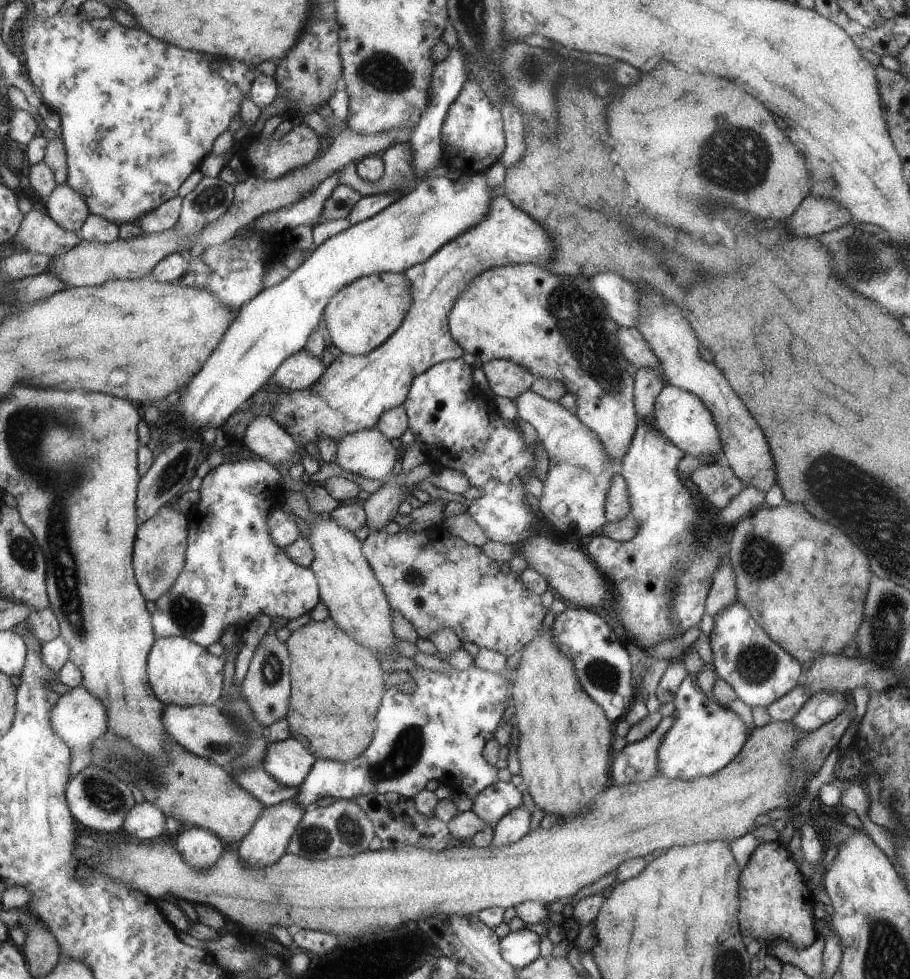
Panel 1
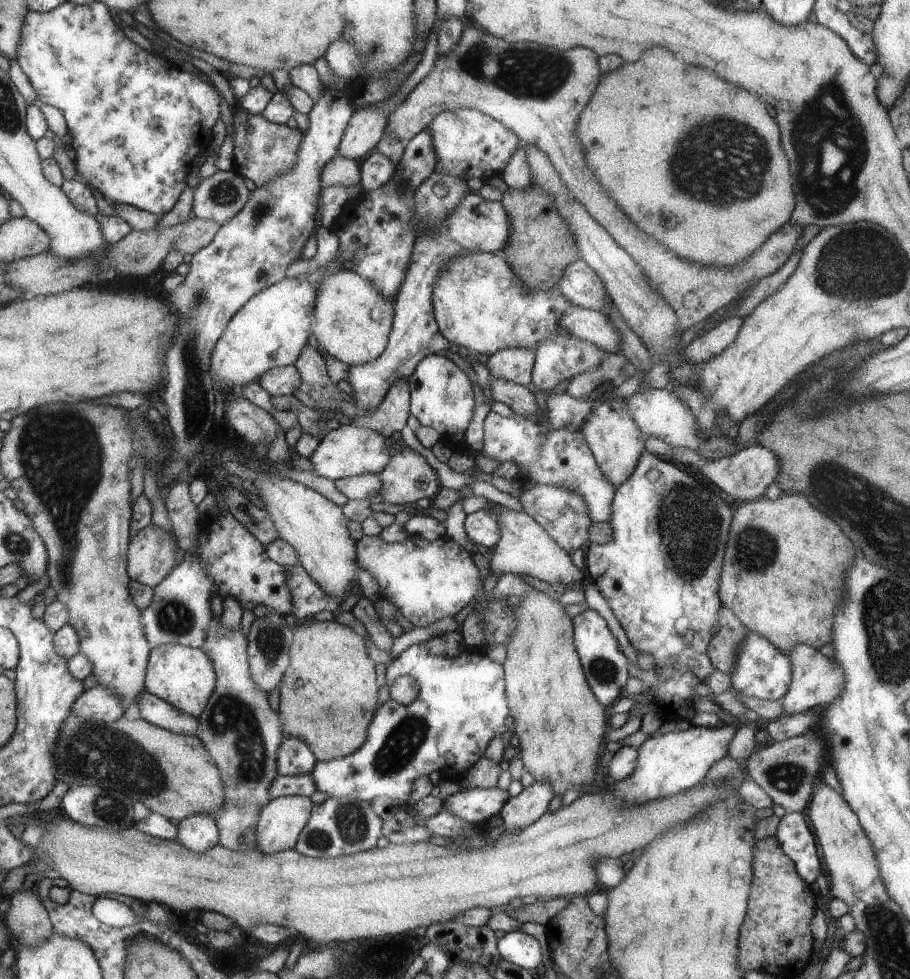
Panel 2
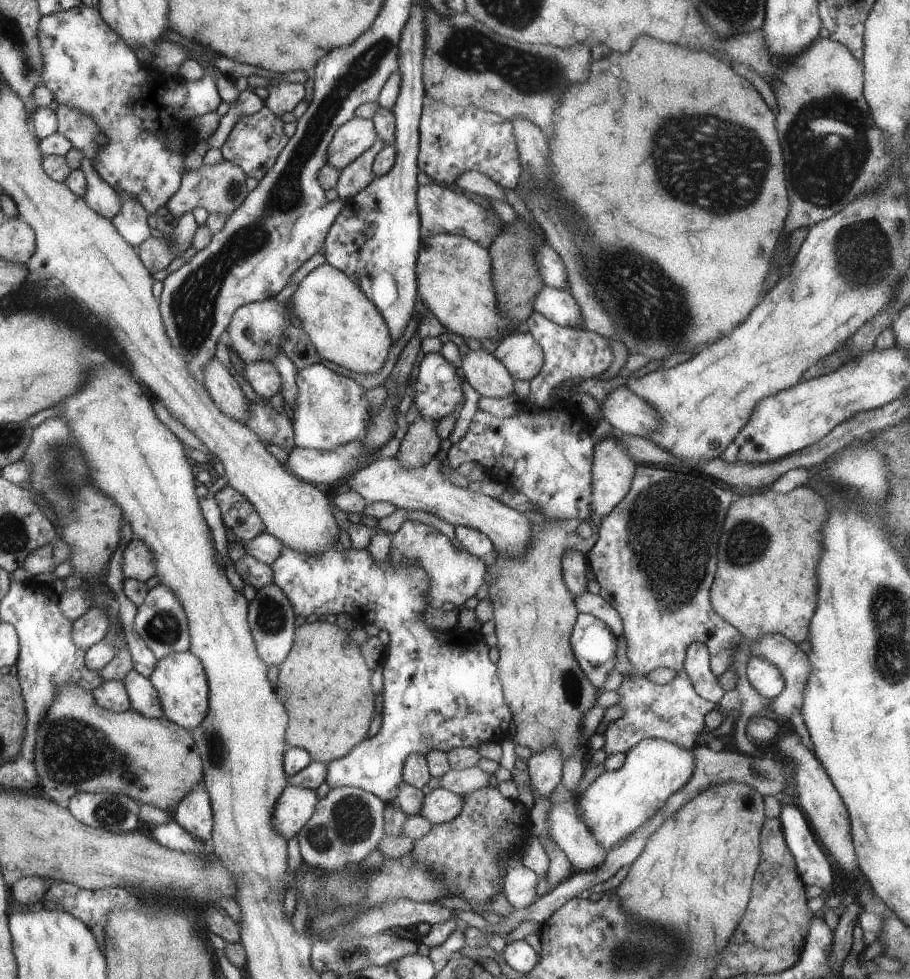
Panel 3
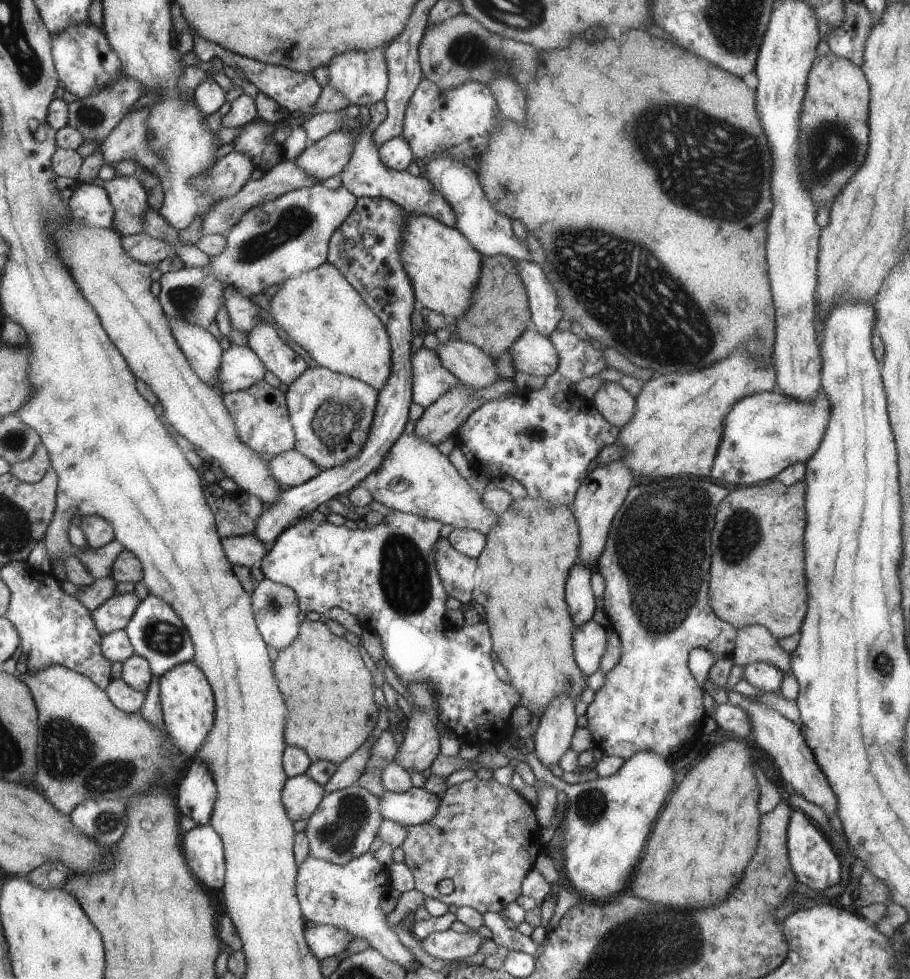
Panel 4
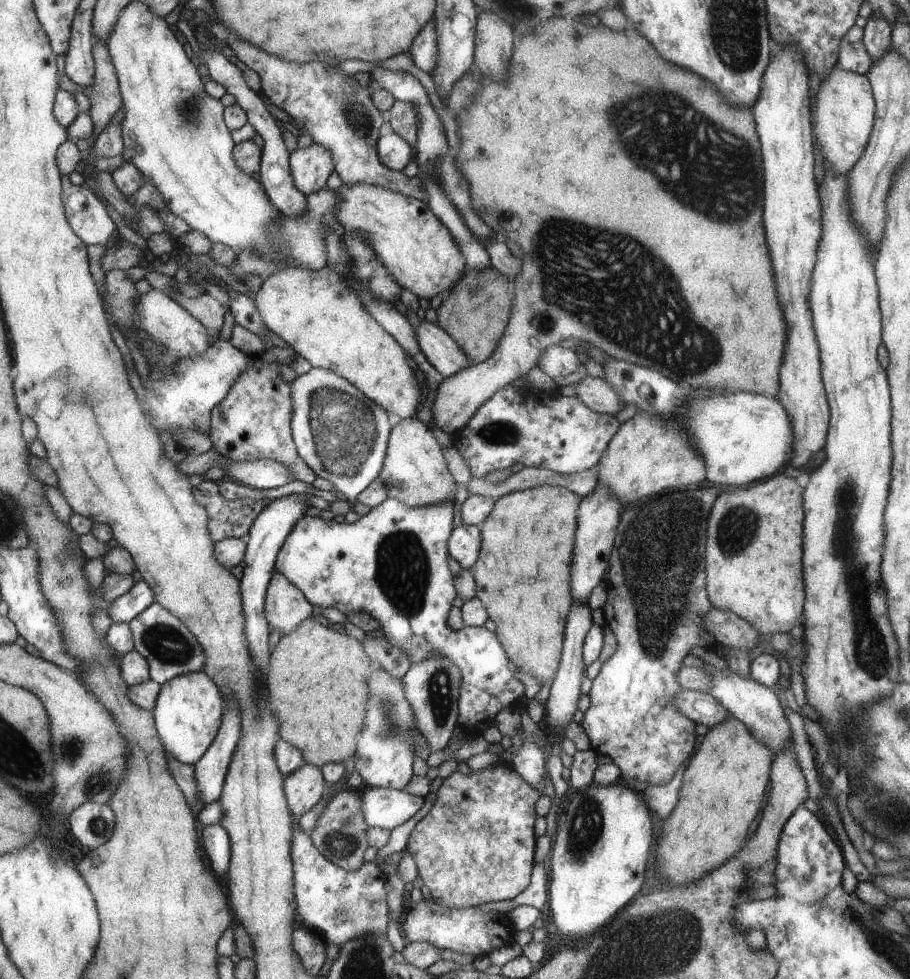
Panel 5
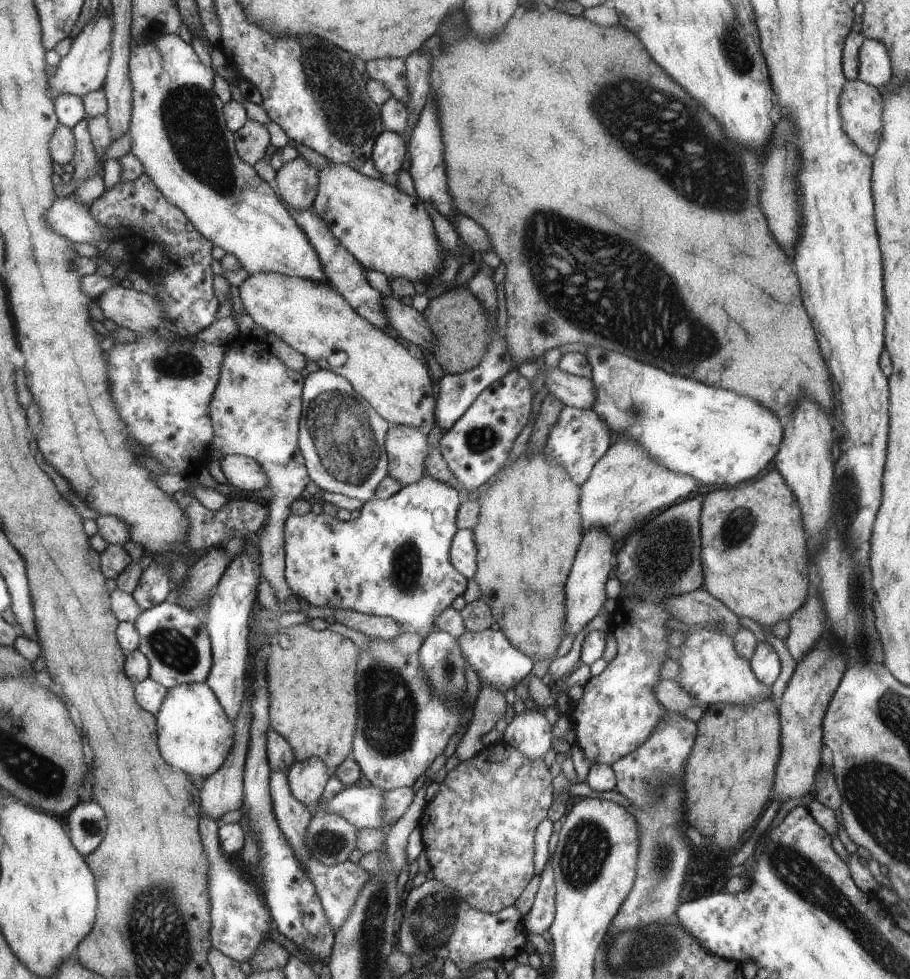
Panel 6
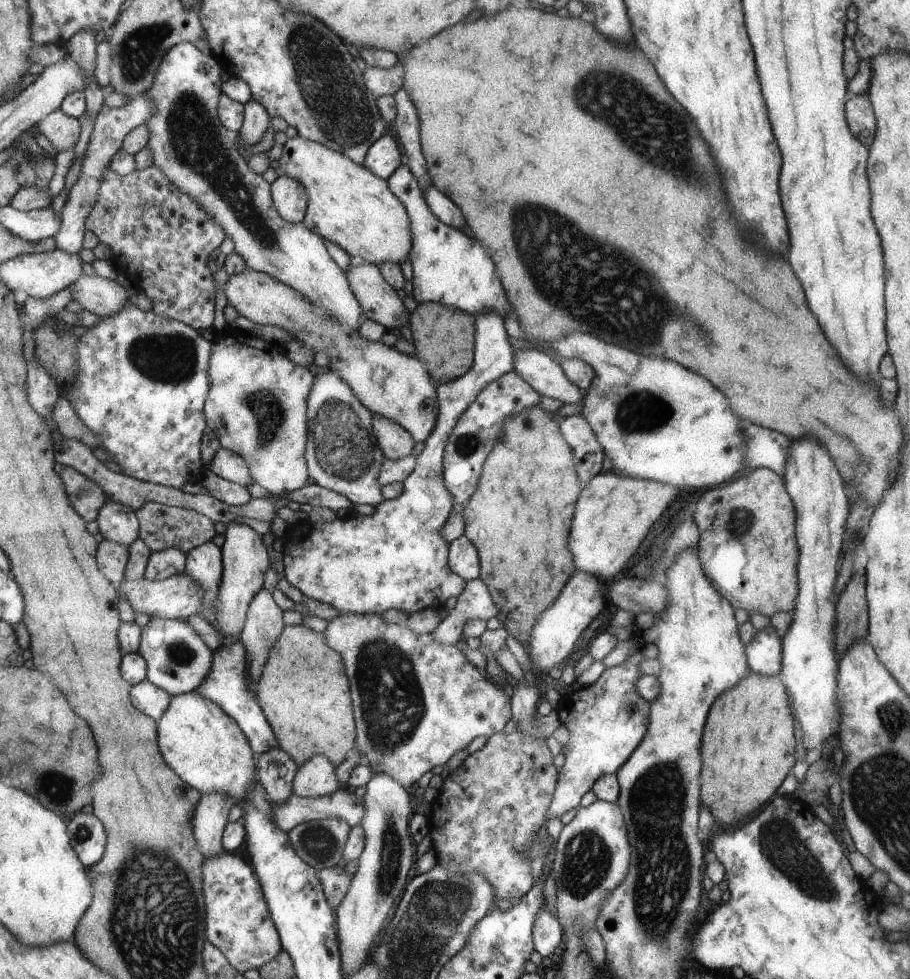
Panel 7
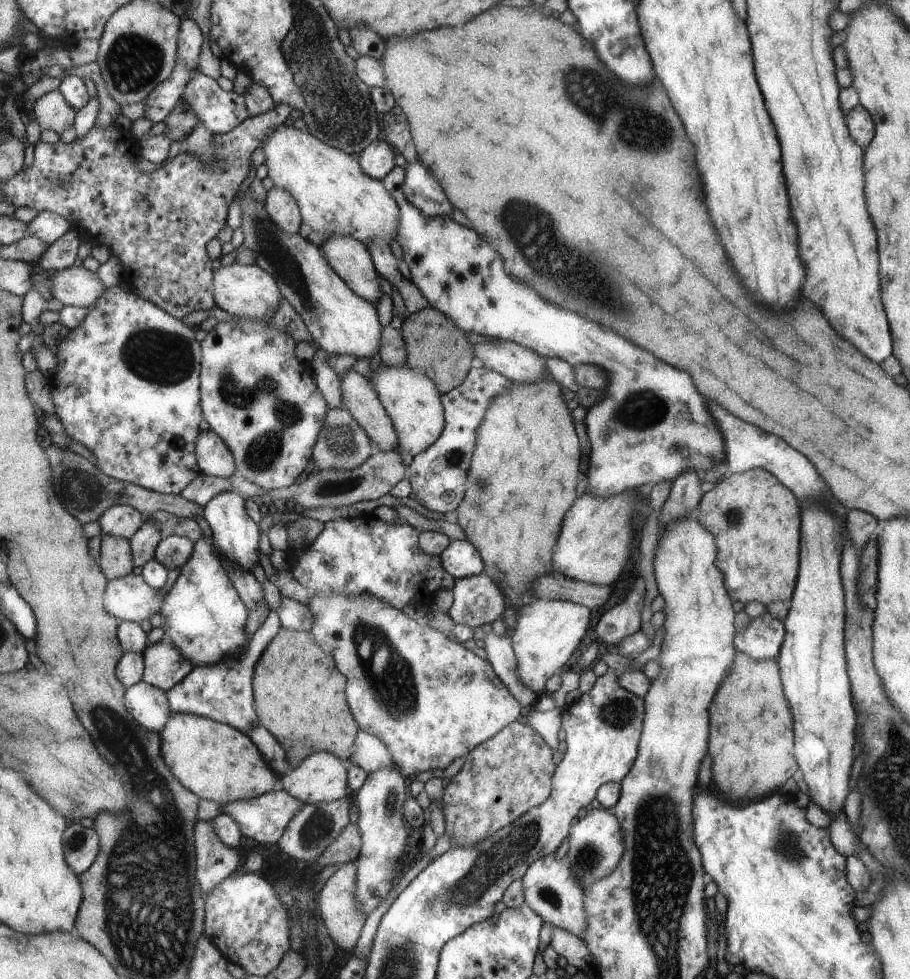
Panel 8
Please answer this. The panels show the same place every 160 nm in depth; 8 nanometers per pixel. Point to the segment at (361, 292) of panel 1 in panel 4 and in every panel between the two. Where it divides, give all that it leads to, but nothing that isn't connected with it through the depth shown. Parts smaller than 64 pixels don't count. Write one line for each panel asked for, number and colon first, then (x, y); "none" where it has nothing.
2: (353, 320)
3: (344, 325)
4: (321, 311)

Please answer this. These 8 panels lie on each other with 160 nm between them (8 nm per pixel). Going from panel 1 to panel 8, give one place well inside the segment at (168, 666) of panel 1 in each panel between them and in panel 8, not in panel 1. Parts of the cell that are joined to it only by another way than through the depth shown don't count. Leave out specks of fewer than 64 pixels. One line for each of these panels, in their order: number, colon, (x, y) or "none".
2: (185, 677)
3: (180, 679)
4: (187, 700)
5: (189, 709)
6: (196, 736)
7: (201, 742)
8: (215, 761)

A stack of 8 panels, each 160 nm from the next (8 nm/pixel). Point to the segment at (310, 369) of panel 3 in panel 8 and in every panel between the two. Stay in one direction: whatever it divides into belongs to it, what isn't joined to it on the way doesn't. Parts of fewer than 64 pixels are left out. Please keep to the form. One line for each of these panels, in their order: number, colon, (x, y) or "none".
4: (333, 412)
5: (343, 434)
6: (344, 437)
7: (344, 455)
8: (343, 444)

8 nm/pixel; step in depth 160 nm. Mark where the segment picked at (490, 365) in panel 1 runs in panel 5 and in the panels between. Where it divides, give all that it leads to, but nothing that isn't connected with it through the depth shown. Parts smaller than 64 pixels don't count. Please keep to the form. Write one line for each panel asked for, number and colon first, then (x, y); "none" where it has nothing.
2: (515, 365)
3: (520, 353)
4: (534, 354)
5: (558, 360)

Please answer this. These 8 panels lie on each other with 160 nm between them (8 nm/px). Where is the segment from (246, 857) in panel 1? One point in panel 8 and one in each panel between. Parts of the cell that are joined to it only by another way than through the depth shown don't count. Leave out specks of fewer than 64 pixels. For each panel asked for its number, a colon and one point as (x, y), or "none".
2: (281, 821)
3: (296, 806)
4: (302, 796)
5: (305, 787)
6: (307, 779)
7: (316, 778)
8: (323, 776)

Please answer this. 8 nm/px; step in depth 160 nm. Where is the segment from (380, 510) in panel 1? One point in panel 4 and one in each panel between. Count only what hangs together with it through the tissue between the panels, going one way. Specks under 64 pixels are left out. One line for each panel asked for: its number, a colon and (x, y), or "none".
2: (408, 477)
3: (421, 443)
4: (438, 421)

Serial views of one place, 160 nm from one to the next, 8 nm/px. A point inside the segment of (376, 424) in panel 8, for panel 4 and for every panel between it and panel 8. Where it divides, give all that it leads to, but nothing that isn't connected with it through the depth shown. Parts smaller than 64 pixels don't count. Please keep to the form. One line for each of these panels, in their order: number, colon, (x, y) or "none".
4: (414, 477)
5: (415, 472)
6: (407, 446)
7: (396, 442)

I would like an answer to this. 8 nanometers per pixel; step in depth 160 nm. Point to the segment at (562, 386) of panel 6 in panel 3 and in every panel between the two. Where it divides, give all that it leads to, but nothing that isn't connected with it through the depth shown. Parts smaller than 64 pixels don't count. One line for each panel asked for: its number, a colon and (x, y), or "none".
3: (628, 413)
4: (616, 404)
5: (597, 393)

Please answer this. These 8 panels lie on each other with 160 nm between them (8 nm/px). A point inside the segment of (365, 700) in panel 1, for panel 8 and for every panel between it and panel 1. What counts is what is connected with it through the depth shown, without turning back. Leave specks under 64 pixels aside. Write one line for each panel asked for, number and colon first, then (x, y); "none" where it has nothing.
2: (328, 694)
3: (325, 670)
4: (327, 685)
5: (317, 680)
6: (311, 675)
7: (303, 690)
8: (310, 714)

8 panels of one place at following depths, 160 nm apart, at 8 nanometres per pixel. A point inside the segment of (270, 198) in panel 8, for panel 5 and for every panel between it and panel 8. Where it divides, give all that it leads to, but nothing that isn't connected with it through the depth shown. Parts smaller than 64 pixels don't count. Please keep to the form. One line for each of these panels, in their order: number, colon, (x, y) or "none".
5: (311, 166)
6: (297, 182)
7: (290, 197)

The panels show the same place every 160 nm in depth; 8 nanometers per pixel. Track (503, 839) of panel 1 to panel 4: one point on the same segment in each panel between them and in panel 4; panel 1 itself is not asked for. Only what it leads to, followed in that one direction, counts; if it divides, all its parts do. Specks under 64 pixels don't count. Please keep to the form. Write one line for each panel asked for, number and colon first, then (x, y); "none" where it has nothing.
2: (519, 812)
3: (545, 767)
4: (557, 725)

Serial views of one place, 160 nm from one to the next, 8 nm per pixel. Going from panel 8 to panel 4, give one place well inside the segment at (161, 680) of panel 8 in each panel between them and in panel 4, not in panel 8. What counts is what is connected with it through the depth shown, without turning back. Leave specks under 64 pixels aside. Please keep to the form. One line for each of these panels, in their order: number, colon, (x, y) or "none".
4: (156, 633)
5: (172, 650)
6: (176, 642)
7: (178, 661)

